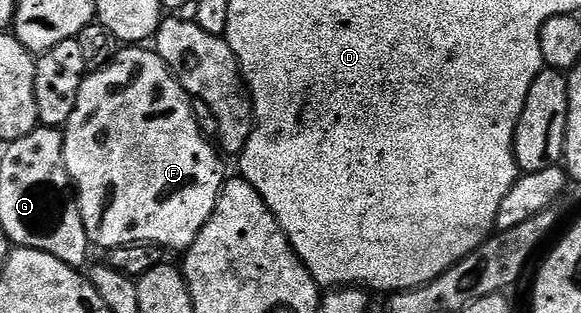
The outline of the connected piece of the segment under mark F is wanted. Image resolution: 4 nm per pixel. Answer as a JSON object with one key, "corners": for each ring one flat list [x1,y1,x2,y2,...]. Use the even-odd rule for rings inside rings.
{"corners":[[125,47,117,56,101,69,94,69,83,79,79,87,79,99,75,103,75,111,71,111,71,119,63,127,65,135,65,162,69,179,75,186,77,203,81,206,83,223,90,242,102,251,108,251,120,245,130,245,140,241,148,241,150,245,159,245,162,250,181,249,188,251,195,243,199,231,211,219,215,211,215,203,221,194,221,186,227,180,225,169,221,166,222,154,215,148,214,142,201,132,199,123,193,114,193,101,185,88,177,82,177,77,169,69,169,64,156,51,149,47]]}

